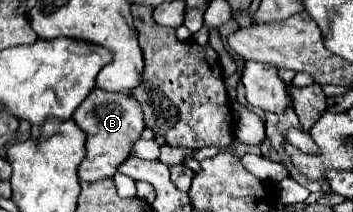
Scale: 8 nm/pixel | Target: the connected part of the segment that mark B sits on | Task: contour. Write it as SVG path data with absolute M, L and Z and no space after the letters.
M95 88L79 104L79 108L73 112L73 120L83 132L87 132L87 156L79 166L79 180L83 182L95 182L99 178L113 176L117 172L117 166L127 160L133 142L137 142L141 138L141 132L145 130L143 108L135 98L101 88Z

